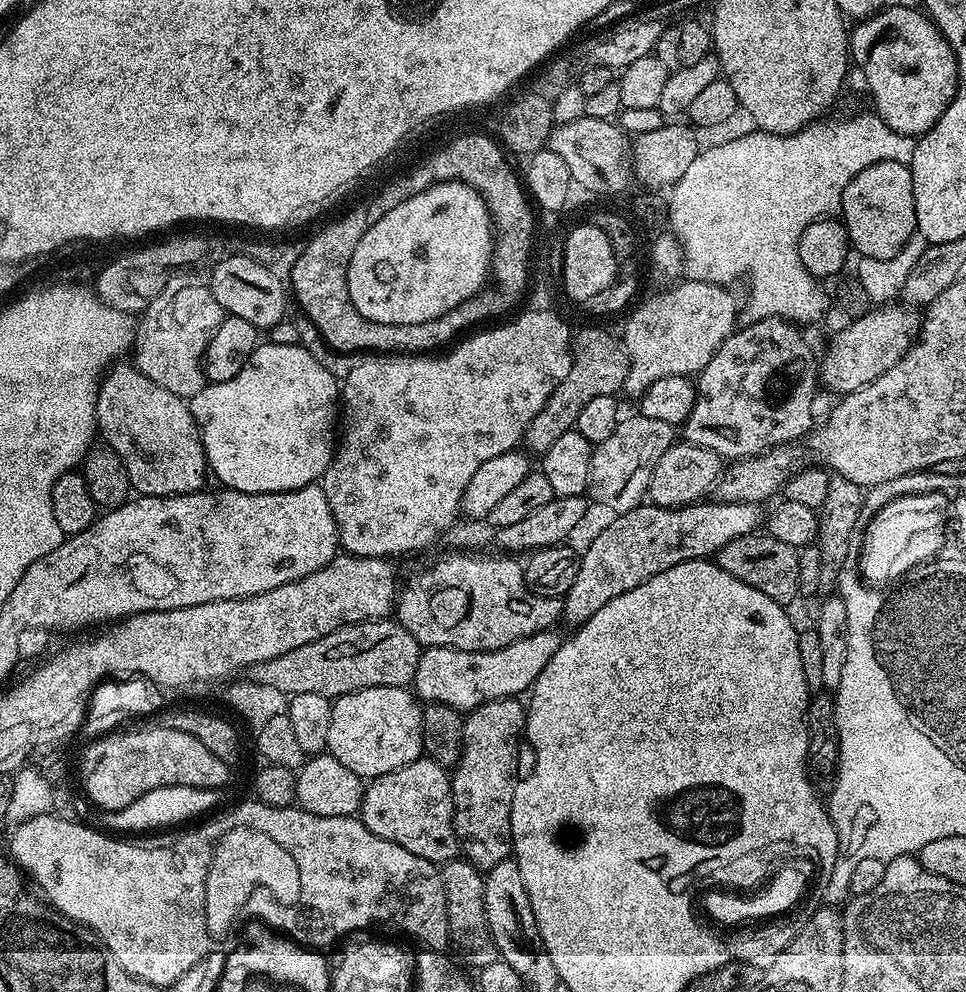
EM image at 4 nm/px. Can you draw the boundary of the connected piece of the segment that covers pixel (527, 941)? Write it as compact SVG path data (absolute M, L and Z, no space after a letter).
M509 858L487 869L484 876L484 893L486 894L486 922L492 931L494 946L499 959L510 966L510 970L527 974L534 966L538 951L540 931L526 894L526 882L522 882L522 870L518 870L515 859Z

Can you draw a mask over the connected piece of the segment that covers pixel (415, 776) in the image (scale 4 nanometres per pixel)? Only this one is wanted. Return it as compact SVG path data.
M421 758L398 770L390 770L390 774L369 779L358 818L371 832L378 834L378 838L386 838L386 842L394 842L402 846L402 850L410 850L410 854L418 854L418 858L426 858L434 865L442 866L448 860L457 859L461 855L460 840L454 826L452 781L446 769L433 760Z

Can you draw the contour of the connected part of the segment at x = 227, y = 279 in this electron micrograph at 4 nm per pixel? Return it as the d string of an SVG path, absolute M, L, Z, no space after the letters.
M228 254L224 258L225 260L217 262L216 269L212 272L212 280L210 279L210 287L218 306L222 306L227 315L243 318L258 330L272 328L278 321L285 319L285 281L279 280L266 266L248 257Z

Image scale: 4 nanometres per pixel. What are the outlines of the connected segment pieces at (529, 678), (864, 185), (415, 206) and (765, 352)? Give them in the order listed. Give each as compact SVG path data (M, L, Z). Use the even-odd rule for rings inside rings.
M556 630L530 634L530 638L522 638L518 642L510 642L510 646L502 646L498 650L489 652L471 652L457 648L430 648L425 647L418 658L418 670L414 674L412 684L414 692L421 701L429 704L445 704L461 714L473 712L478 706L495 700L506 700L519 697L519 692L527 693L532 684L546 670L546 662L554 658L562 643L562 636Z
M878 162L859 172L842 194L839 215L851 247L860 256L894 258L908 239L917 235L911 167L898 162Z
M447 180L407 198L370 226L350 258L349 302L362 318L383 324L417 324L430 322L454 306L477 296L490 280L494 225L484 197L469 184Z
M771 316L743 326L737 327L731 336L725 338L714 358L710 358L695 377L696 401L682 425L683 439L687 443L702 446L732 462L745 460L747 456L760 456L784 444L795 445L803 441L814 428L812 407L816 404L818 389L818 356L812 353L807 338L800 333L803 331L797 325Z

